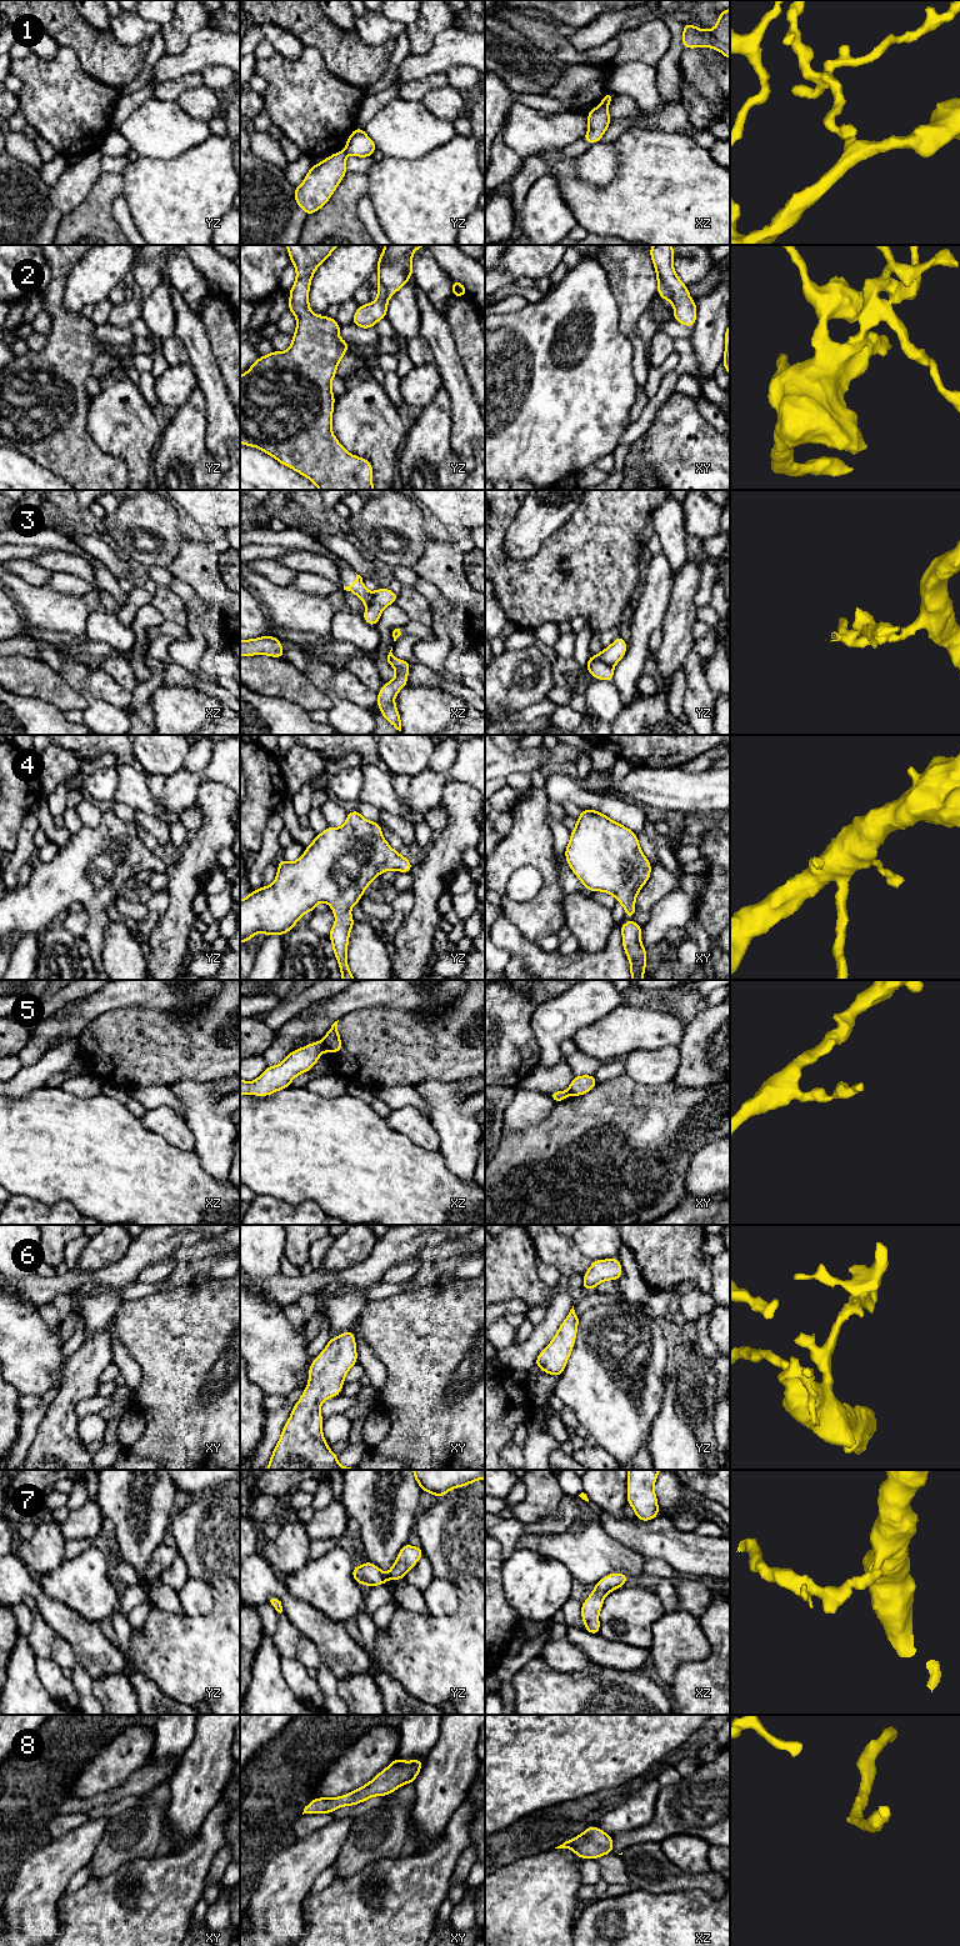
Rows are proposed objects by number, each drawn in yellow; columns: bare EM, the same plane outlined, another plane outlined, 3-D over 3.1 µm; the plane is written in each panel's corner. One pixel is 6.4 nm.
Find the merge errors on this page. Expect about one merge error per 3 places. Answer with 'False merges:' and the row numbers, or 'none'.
False merges: 1, 3, 5

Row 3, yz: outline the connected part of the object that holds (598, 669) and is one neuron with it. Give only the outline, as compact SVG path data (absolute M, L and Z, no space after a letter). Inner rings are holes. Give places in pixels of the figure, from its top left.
M589 657L586 662L586 669L594 679L612 681L614 679L614 666L608 665L604 661Z

